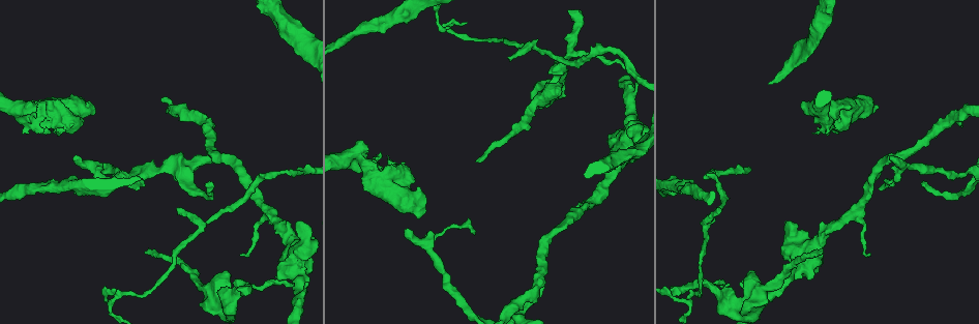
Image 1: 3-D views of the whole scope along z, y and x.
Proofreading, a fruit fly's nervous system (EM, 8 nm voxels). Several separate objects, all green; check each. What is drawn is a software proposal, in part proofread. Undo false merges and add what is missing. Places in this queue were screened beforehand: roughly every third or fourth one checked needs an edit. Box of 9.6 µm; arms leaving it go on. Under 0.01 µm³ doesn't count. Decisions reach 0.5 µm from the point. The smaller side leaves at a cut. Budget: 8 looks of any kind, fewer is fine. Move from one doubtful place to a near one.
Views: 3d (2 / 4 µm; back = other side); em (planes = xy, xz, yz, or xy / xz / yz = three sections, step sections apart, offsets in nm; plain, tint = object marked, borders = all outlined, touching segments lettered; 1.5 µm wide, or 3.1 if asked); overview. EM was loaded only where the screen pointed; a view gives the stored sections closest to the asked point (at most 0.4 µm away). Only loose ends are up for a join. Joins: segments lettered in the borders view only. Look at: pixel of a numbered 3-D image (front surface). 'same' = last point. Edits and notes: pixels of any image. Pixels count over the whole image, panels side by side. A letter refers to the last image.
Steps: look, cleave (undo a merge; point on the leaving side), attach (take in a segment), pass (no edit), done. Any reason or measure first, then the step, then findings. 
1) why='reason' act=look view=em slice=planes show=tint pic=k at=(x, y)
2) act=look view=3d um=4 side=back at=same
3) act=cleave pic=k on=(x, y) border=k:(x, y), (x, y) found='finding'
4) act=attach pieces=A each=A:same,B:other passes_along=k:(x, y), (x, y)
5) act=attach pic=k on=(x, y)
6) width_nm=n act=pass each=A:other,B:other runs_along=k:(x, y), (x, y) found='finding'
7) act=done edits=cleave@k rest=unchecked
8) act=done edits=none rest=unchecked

why='abrupt turn' act=look view=em slice=xy step=8 show=tint pic=1 at=(692, 301)

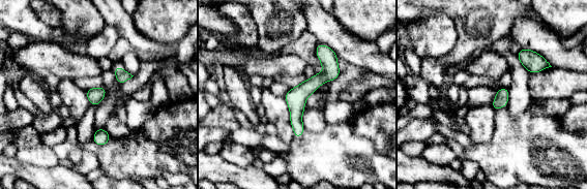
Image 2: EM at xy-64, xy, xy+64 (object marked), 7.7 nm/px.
why='what lies round it' act=look view=em slice=xy step=8 show=borders at=same

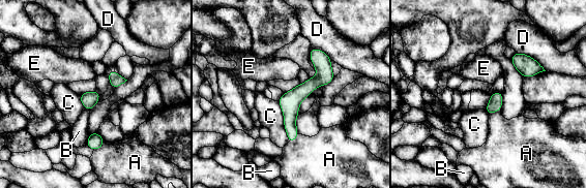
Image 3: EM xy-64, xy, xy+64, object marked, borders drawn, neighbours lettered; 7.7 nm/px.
width_nm=110 longest_contact=C:340nm act=pass each=A:other,B:other,C:other,D:other,E:other found='one cell here'

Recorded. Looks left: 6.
why='thick turns thin' act=look view=em slice=planes show=borders pic=1 at=(298, 272)

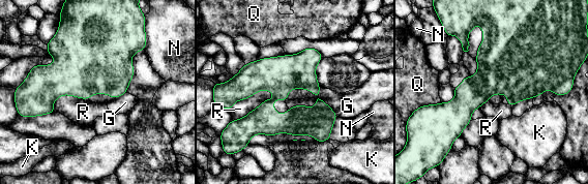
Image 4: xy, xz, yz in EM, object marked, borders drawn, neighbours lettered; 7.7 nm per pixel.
width_nm=260 act=pass each=G:other,K:other,N:other,Q:other,R:other border=4:(274, 93), (243, 117), (232, 119) found='one cell here'

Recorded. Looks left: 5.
why='an open end' act=look view=em slice=planes show=borders pic=1 at=(239, 290)

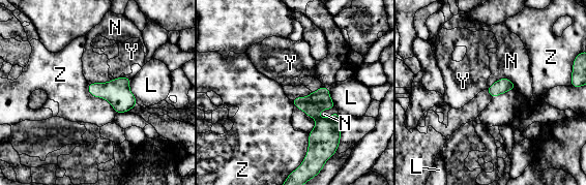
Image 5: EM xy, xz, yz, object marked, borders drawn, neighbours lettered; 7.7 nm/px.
longest_contact=Z:320nm act=pass each=L:other,N:other,Y:other,Z:other border=5:(87, 84), (116, 113) found='none of them fits'

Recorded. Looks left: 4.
act=done edits=none rest=unchecked

